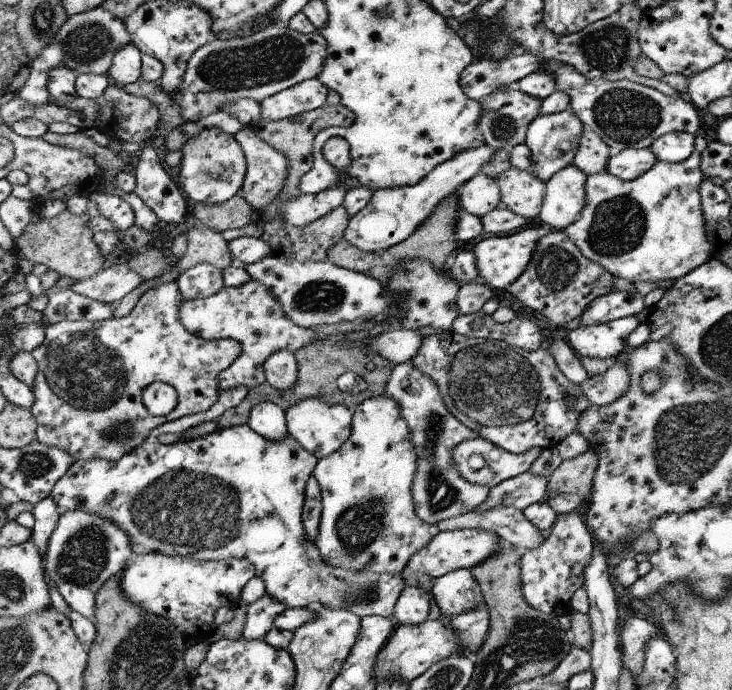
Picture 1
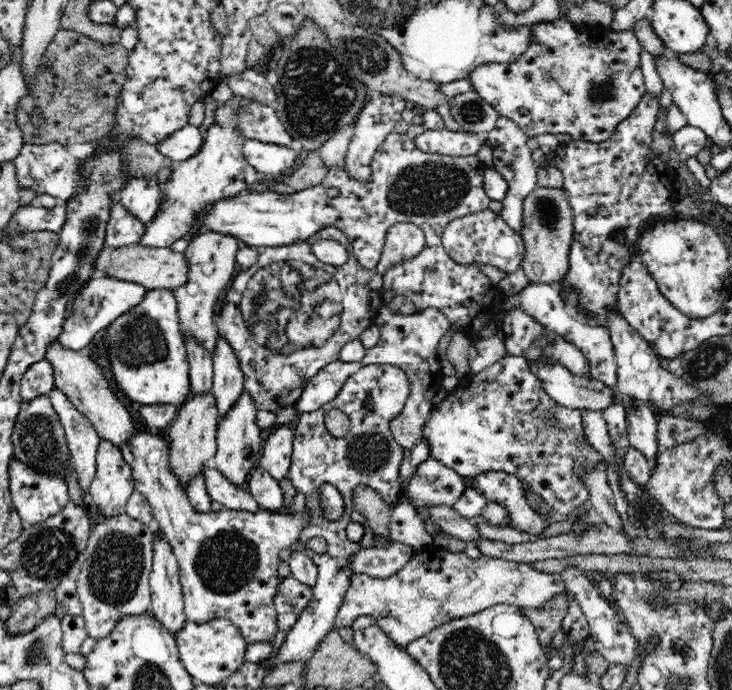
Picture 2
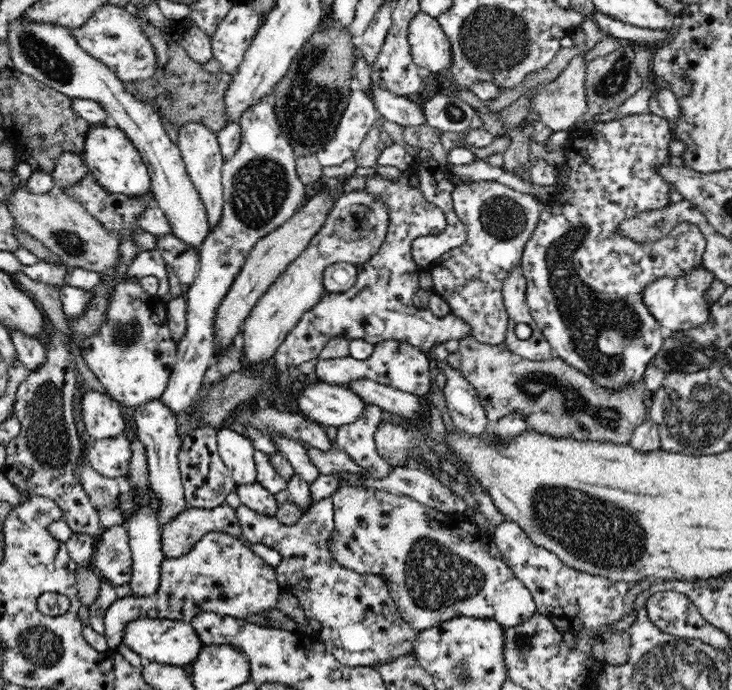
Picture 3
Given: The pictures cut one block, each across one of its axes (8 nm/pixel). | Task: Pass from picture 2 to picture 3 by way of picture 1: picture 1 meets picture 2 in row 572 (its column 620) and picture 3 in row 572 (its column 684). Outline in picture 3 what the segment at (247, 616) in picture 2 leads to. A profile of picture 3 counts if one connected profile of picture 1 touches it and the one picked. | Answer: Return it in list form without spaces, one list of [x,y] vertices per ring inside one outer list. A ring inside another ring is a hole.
[[[206,532],[188,554],[166,559],[161,564],[160,577],[154,595],[118,597],[105,610],[104,635],[109,650],[114,651],[123,642],[126,625],[140,617],[191,622],[194,615],[208,611],[244,619],[247,615],[276,608],[282,593],[275,567],[266,564],[245,541],[225,532]]]

